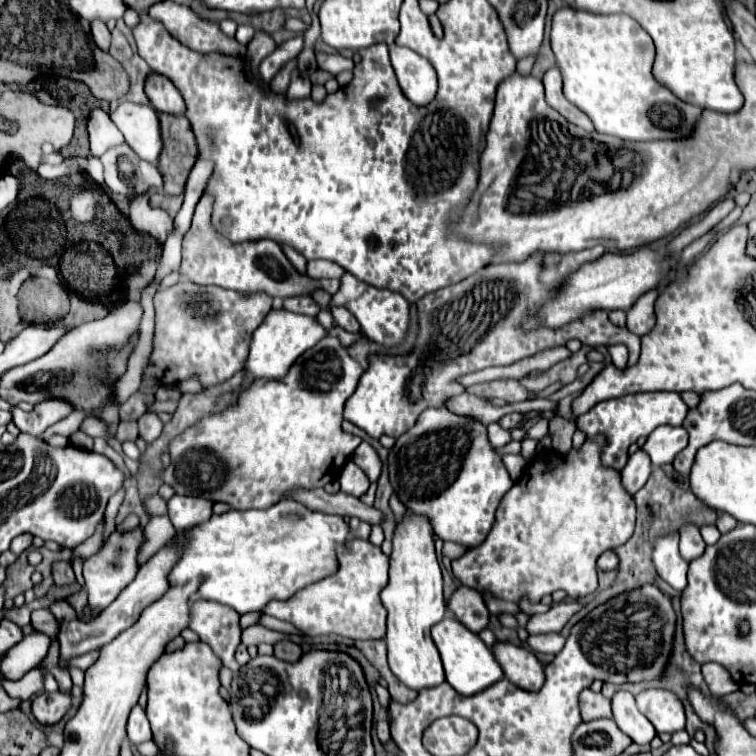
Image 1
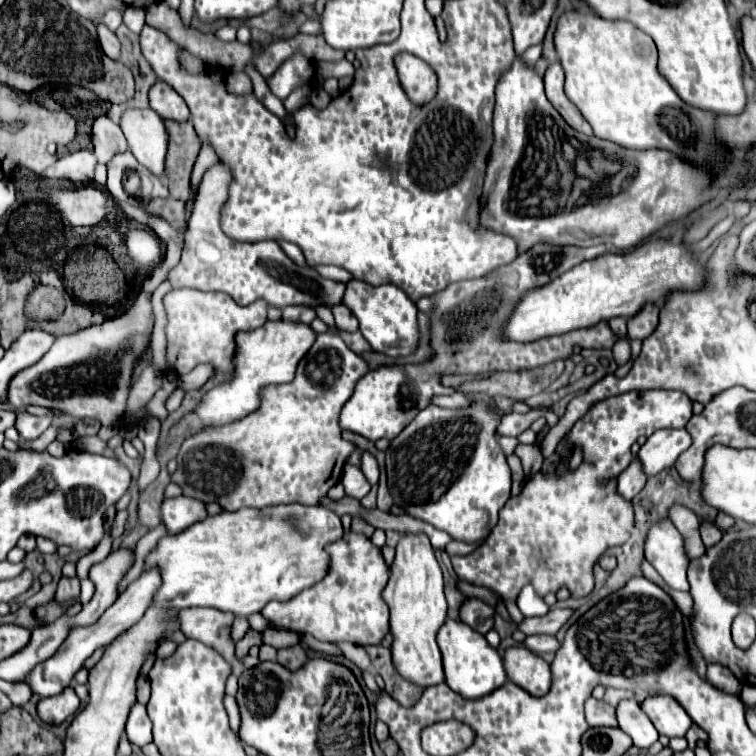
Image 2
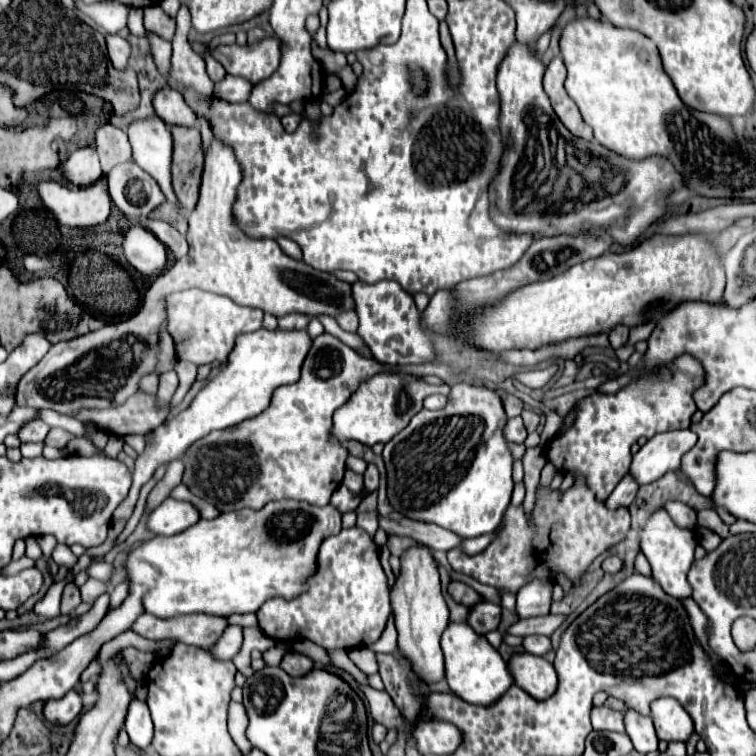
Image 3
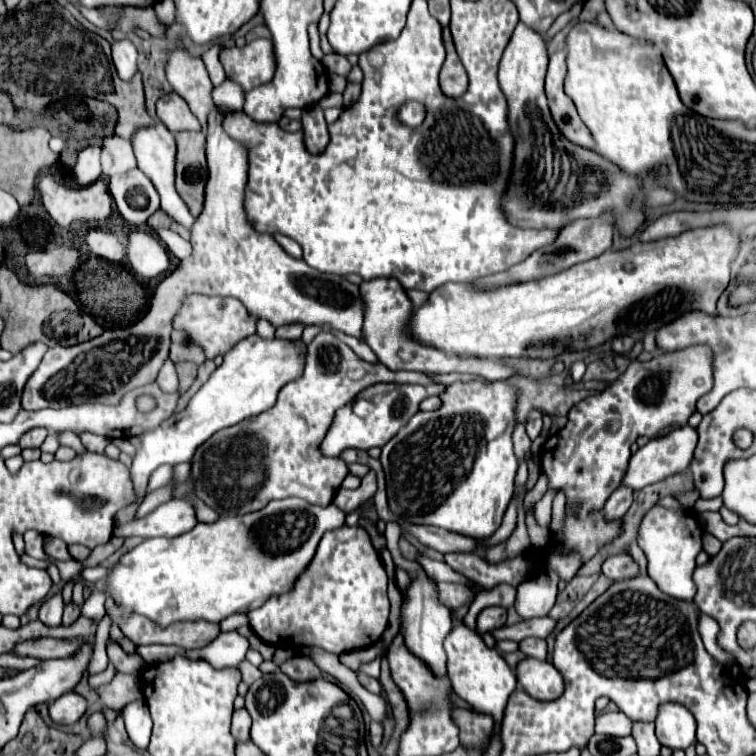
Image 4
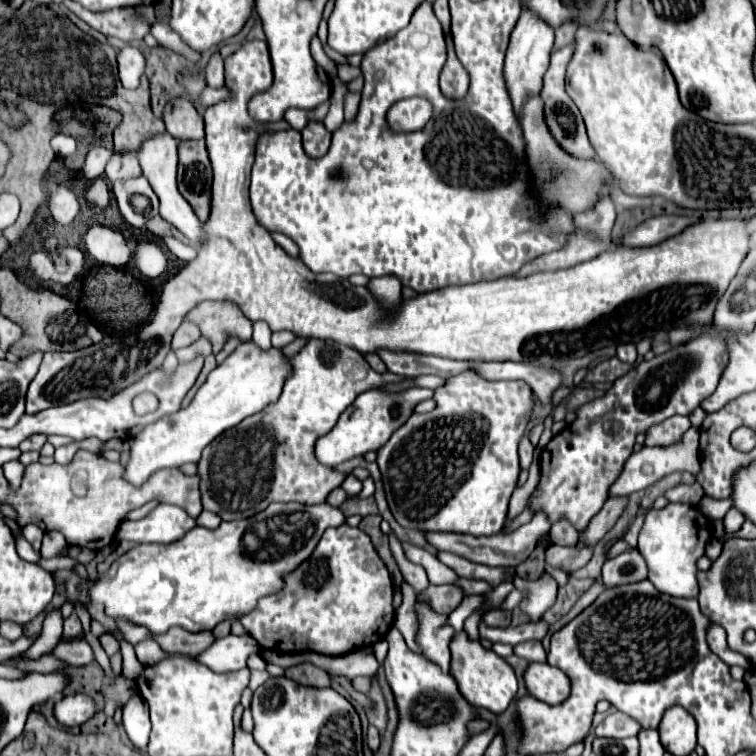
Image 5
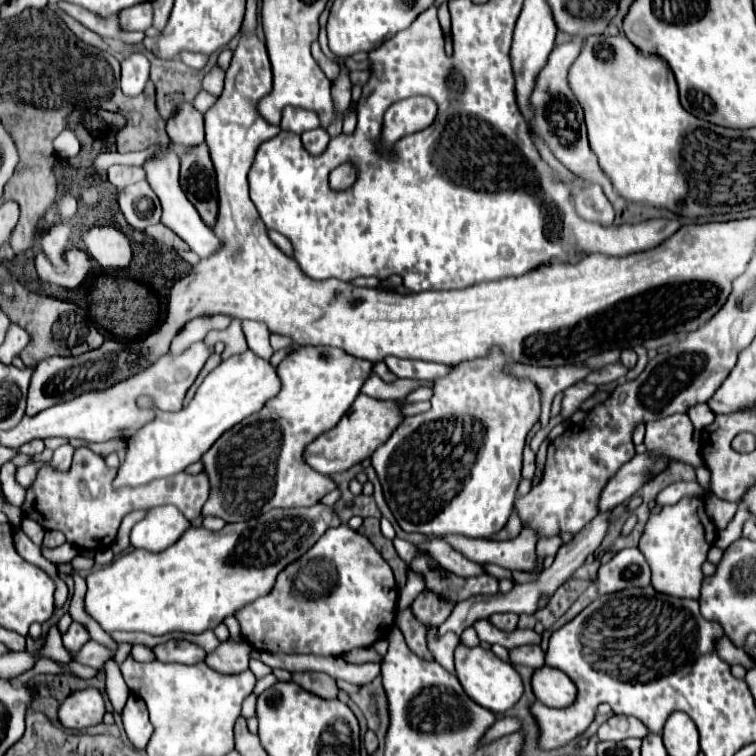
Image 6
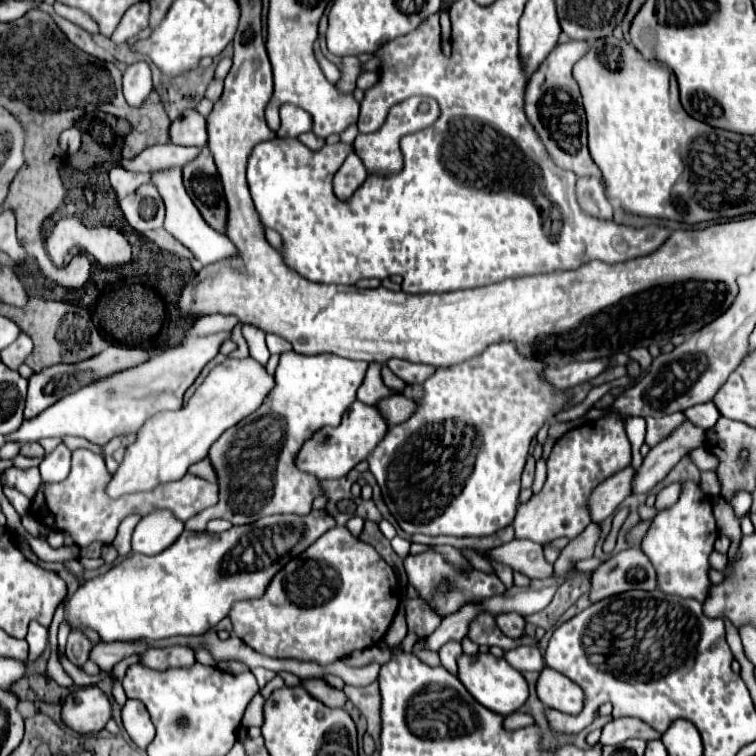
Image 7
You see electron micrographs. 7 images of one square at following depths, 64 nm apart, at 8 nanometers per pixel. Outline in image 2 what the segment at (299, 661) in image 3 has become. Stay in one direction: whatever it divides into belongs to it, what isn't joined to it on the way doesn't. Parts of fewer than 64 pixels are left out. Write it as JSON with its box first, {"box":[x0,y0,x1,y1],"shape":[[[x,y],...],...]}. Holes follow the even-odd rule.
{"box":[278,646,308,670],"shape":[[[290,646],[290,648],[280,648],[278,650],[278,662],[284,664],[290,670],[296,670],[300,666],[304,666],[304,662],[308,660],[306,652],[302,646]]]}

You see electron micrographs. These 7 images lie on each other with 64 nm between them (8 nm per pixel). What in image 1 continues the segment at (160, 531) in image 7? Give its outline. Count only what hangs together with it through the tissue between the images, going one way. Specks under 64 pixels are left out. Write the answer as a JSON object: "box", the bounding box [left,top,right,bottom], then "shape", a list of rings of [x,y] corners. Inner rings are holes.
{"box":[168,496,212,530],"shape":[[[172,496],[168,500],[168,516],[176,530],[204,524],[212,516],[212,504],[210,500],[196,498],[196,496]]]}

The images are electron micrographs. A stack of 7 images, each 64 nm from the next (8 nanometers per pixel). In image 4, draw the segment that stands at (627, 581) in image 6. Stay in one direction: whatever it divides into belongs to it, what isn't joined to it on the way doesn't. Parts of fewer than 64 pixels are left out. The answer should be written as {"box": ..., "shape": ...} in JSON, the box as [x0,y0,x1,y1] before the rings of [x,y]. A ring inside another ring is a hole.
{"box":[602,554,638,582],"shape":[[[618,554],[618,556],[610,556],[606,558],[606,562],[602,564],[602,572],[618,582],[618,580],[626,580],[626,578],[634,578],[638,576],[638,566],[636,562],[632,560],[632,556],[628,554]]]}

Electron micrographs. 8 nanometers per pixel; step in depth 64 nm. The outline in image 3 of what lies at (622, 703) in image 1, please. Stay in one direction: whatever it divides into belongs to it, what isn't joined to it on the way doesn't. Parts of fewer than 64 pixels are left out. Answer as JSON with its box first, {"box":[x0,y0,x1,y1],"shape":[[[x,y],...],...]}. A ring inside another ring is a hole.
{"box":[624,708,658,754],"shape":[[[626,708],[624,710],[624,728],[626,728],[626,734],[630,736],[634,748],[640,754],[658,750],[658,738],[656,738],[654,724],[652,724],[650,716],[642,716],[642,714]]]}

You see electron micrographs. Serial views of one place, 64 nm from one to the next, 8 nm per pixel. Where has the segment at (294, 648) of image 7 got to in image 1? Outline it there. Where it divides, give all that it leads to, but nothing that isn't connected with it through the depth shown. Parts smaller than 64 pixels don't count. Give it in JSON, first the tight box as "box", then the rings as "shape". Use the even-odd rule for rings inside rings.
{"box":[264,538,388,640],"shape":[[[348,538],[346,546],[338,554],[338,560],[340,568],[336,574],[302,588],[290,600],[272,600],[264,612],[294,624],[308,636],[334,632],[350,640],[384,638],[386,608],[380,602],[380,590],[388,584],[388,556],[368,540]]]}

